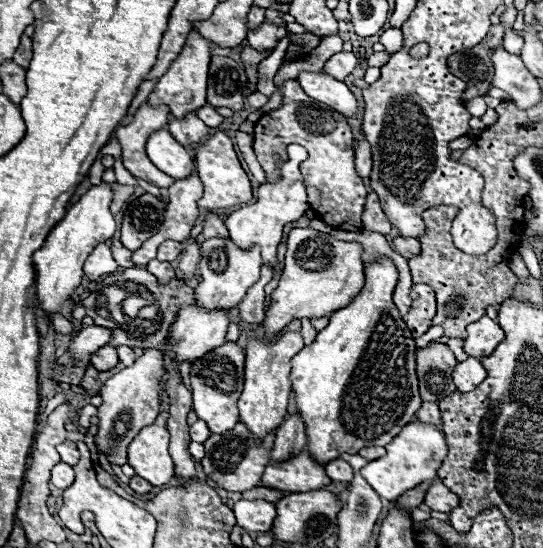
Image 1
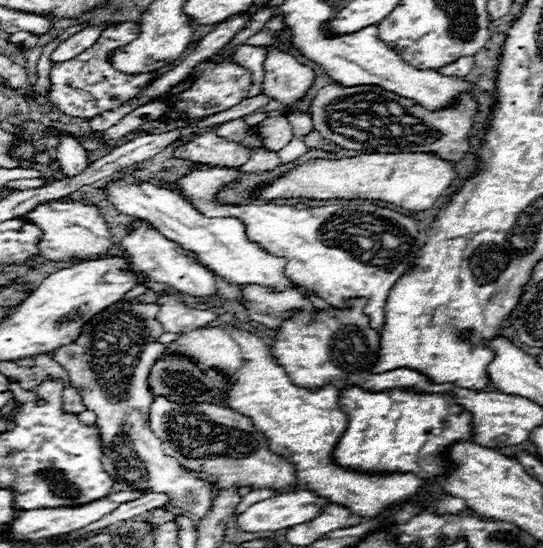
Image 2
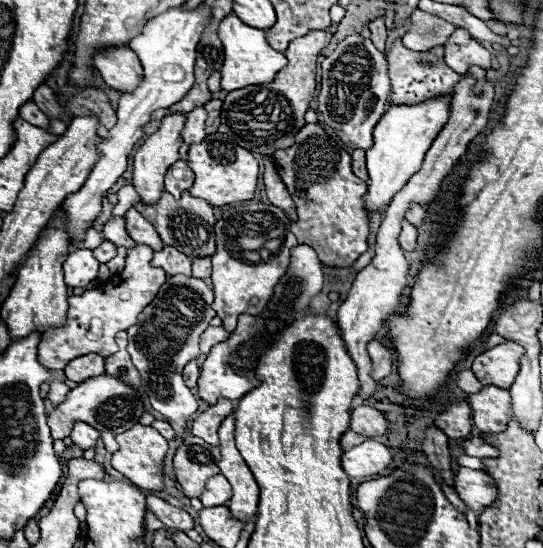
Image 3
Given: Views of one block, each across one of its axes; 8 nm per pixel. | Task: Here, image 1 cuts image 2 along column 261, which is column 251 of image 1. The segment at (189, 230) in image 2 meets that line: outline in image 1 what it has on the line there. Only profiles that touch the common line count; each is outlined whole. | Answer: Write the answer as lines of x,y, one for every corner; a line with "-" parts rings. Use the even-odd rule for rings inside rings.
210,238
200,244
202,258
200,258
200,274
202,282
196,288
196,304
204,310
230,310
240,304
246,296
246,290
260,278
260,248
252,246
250,250
238,248
230,238

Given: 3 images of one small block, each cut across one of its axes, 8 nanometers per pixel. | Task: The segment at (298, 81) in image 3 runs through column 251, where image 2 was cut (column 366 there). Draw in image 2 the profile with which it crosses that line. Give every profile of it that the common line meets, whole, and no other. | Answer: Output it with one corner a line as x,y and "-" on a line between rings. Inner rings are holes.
324,86
312,100
314,130
342,148
358,152
436,152
448,160
462,160
470,152
470,130
478,106
462,96
458,106
430,112
420,104
378,86
-
390,102
402,108
390,108

